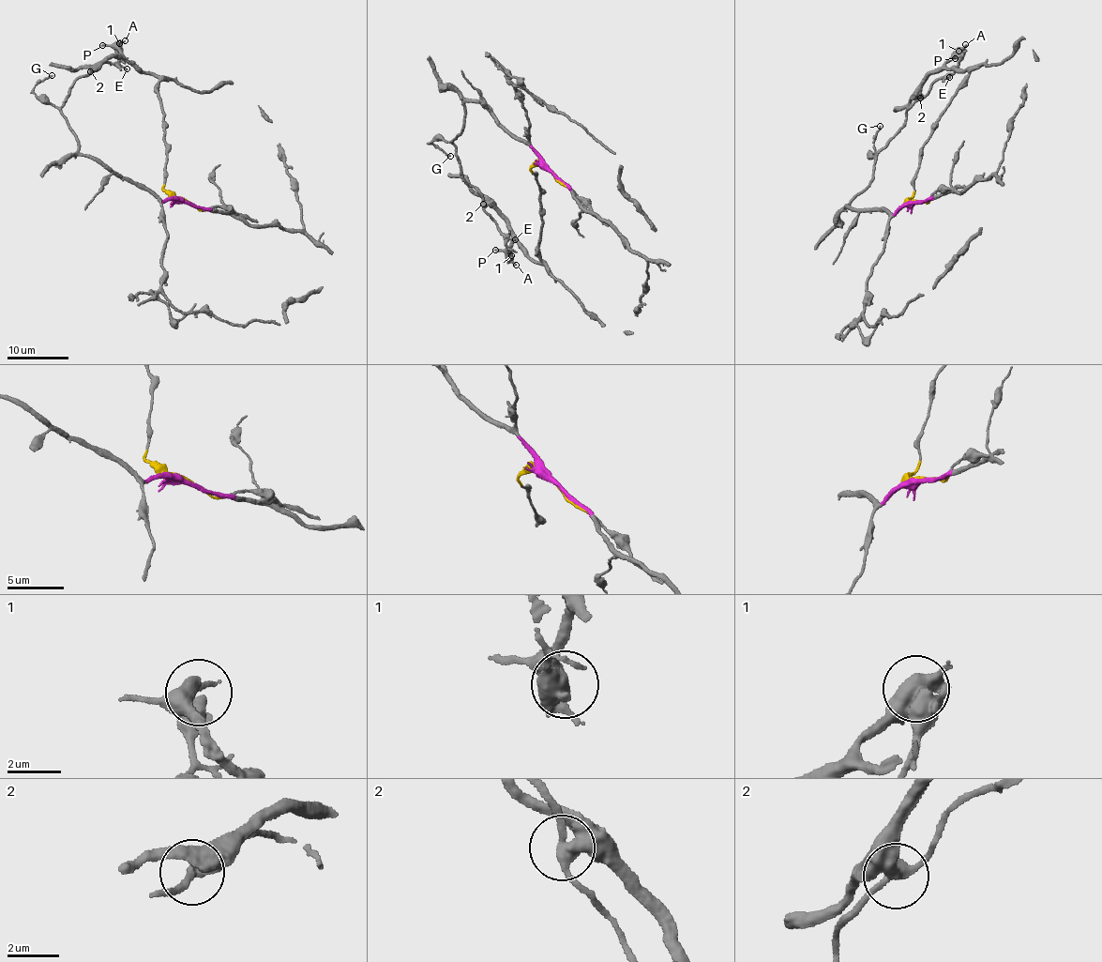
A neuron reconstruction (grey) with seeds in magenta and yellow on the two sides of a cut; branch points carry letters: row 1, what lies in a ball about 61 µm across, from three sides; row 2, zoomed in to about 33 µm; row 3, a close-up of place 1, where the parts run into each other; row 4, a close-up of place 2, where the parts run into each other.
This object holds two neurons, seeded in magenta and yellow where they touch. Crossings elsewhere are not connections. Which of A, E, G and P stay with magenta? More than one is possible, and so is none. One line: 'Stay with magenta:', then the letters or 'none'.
Stay with magenta: E, G

